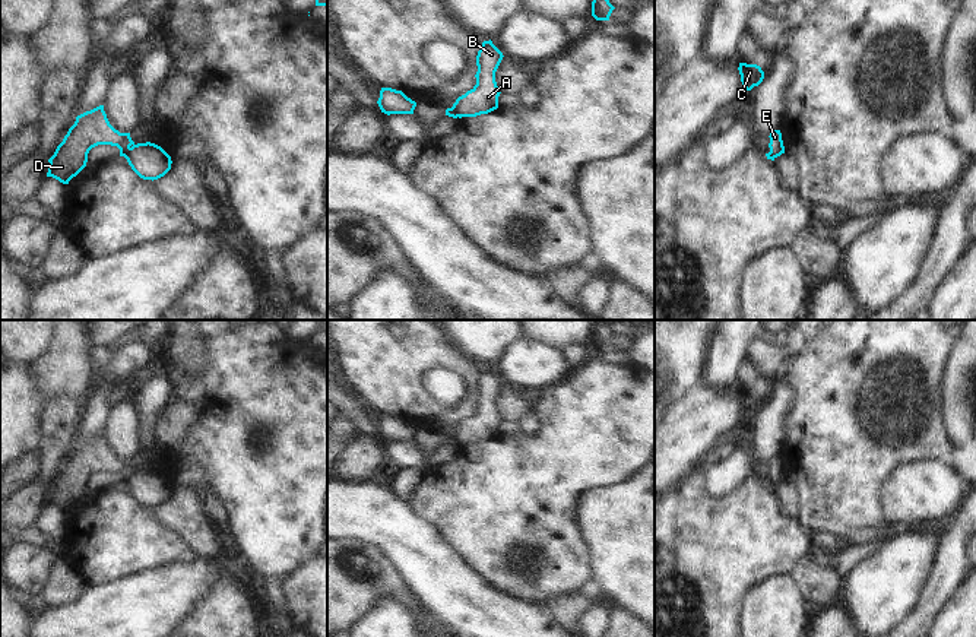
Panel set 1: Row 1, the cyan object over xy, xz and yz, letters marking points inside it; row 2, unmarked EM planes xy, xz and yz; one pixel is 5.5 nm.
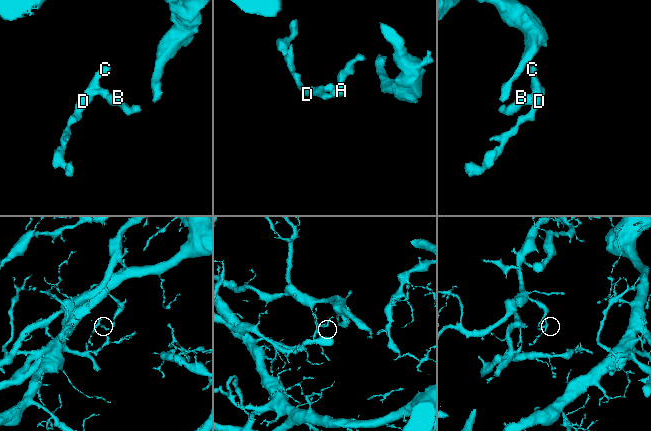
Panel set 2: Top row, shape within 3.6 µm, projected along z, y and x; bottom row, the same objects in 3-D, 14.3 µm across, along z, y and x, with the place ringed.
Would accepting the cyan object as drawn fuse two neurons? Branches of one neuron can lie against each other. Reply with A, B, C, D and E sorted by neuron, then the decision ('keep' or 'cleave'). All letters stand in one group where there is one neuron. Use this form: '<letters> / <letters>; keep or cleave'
A B / C D E; cleave

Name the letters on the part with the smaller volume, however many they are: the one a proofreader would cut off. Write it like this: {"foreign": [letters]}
{"foreign": ["C", "D", "E"]}

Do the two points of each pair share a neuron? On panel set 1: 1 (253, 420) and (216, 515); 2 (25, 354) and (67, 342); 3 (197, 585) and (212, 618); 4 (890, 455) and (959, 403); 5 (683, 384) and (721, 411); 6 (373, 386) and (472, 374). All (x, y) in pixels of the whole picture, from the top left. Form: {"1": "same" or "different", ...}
{"1": "different", "2": "different", "3": "different", "4": "different", "5": "different", "6": "same"}

